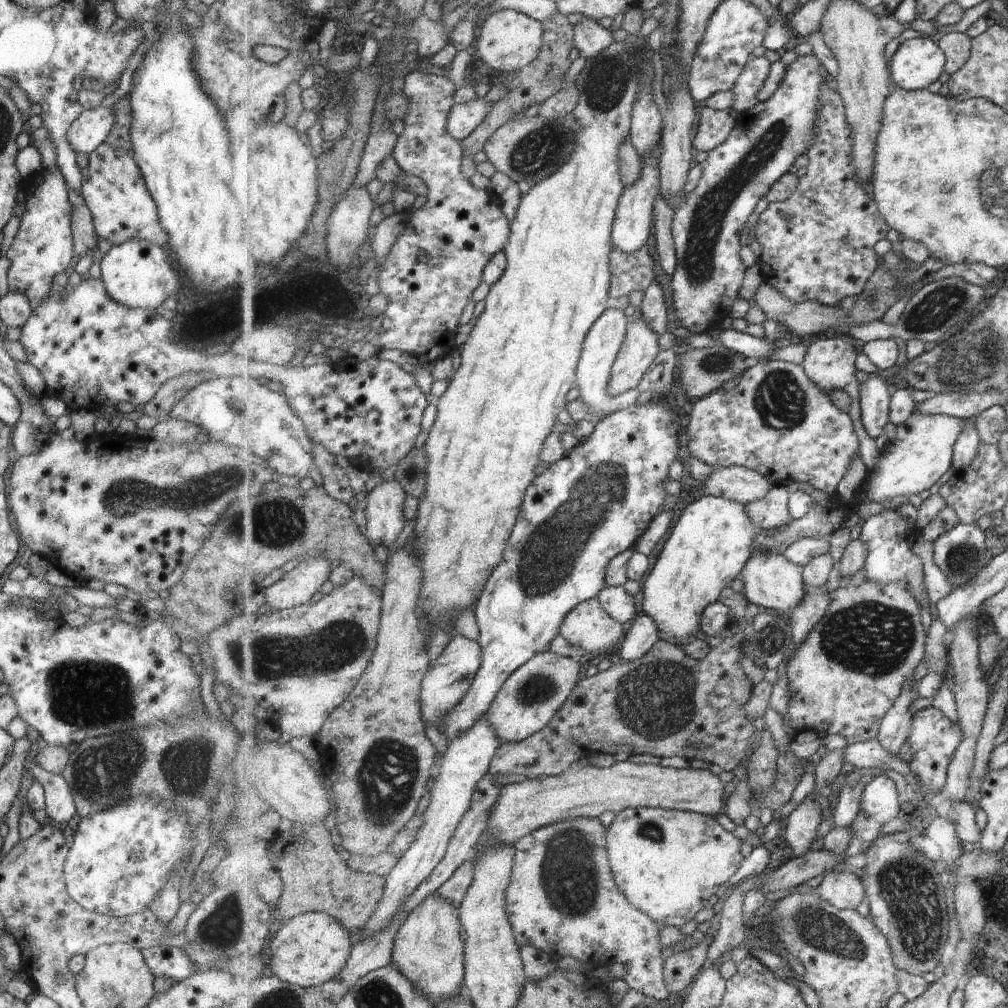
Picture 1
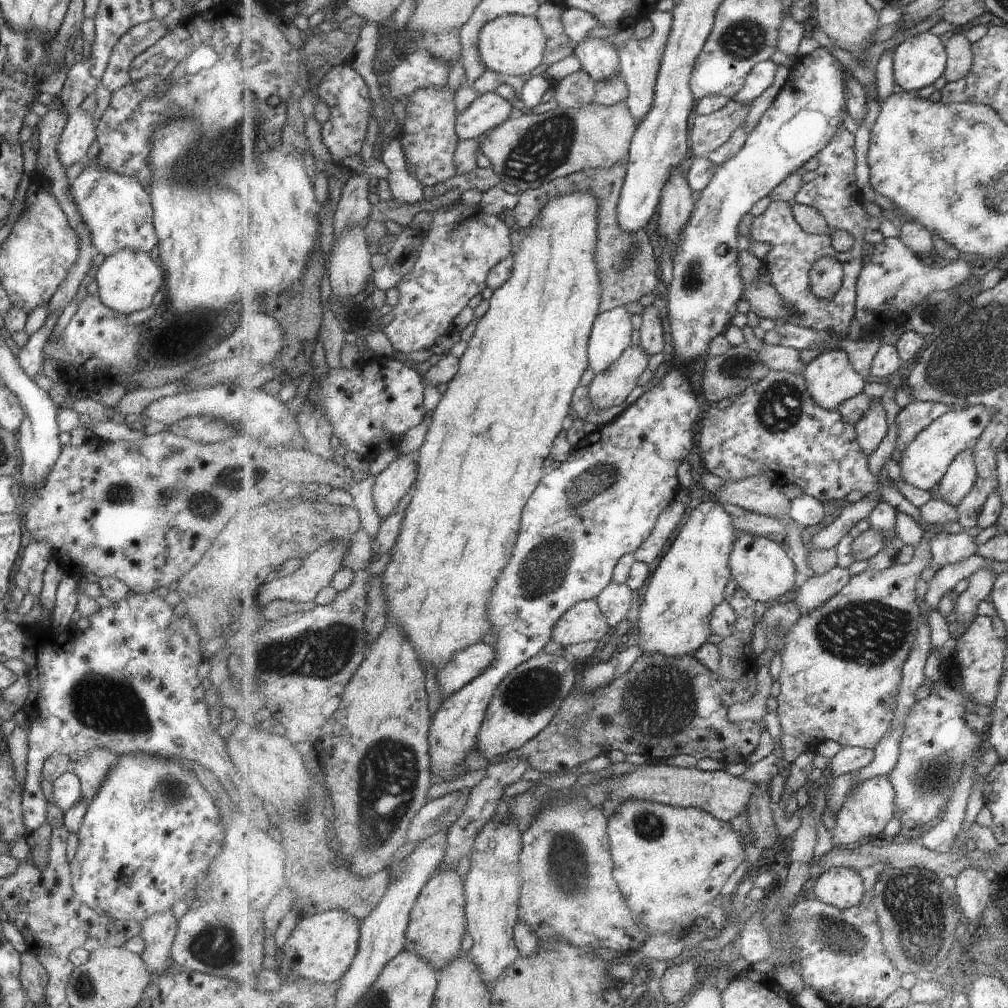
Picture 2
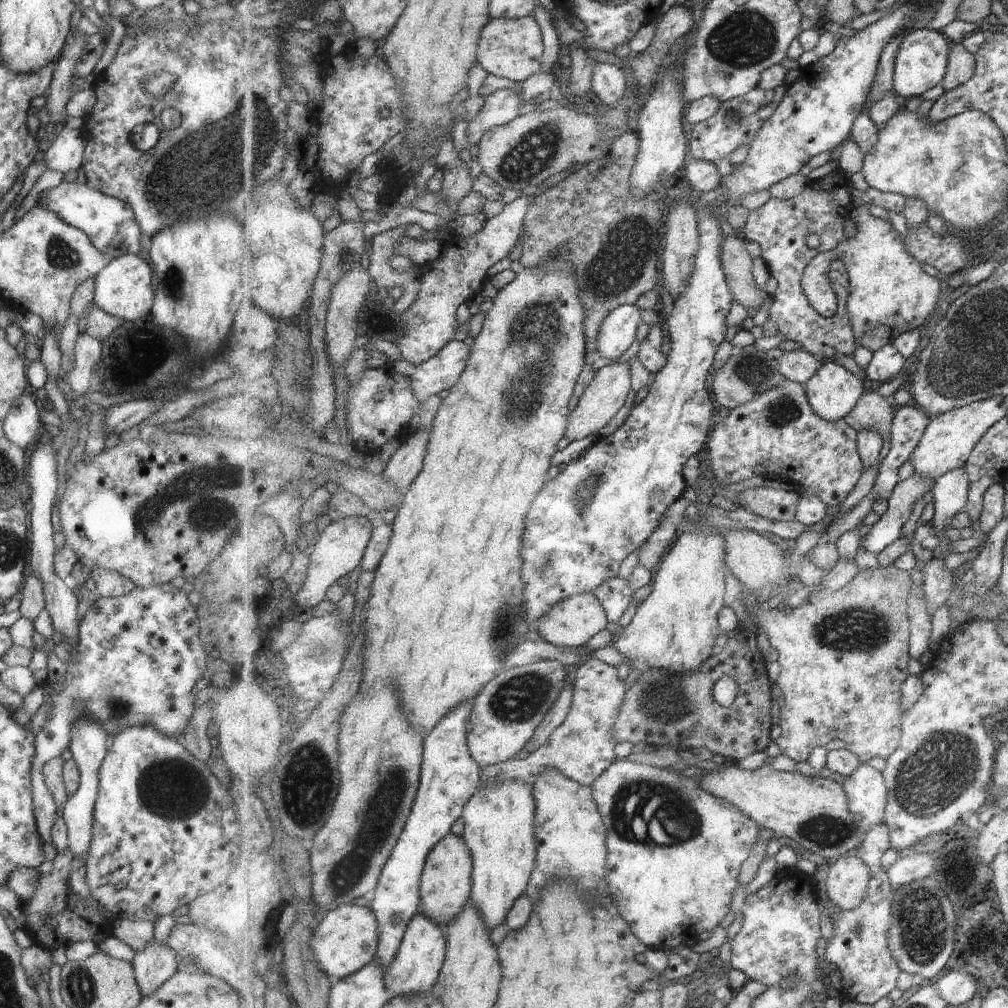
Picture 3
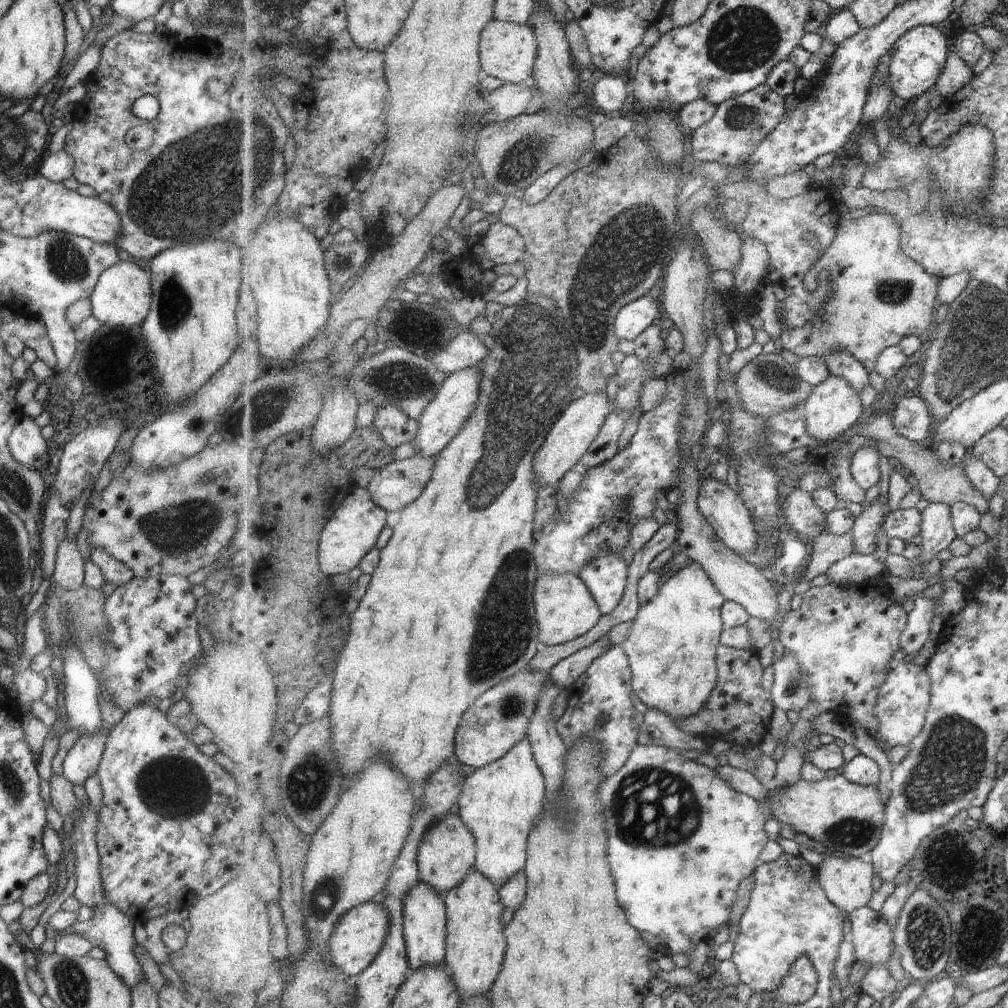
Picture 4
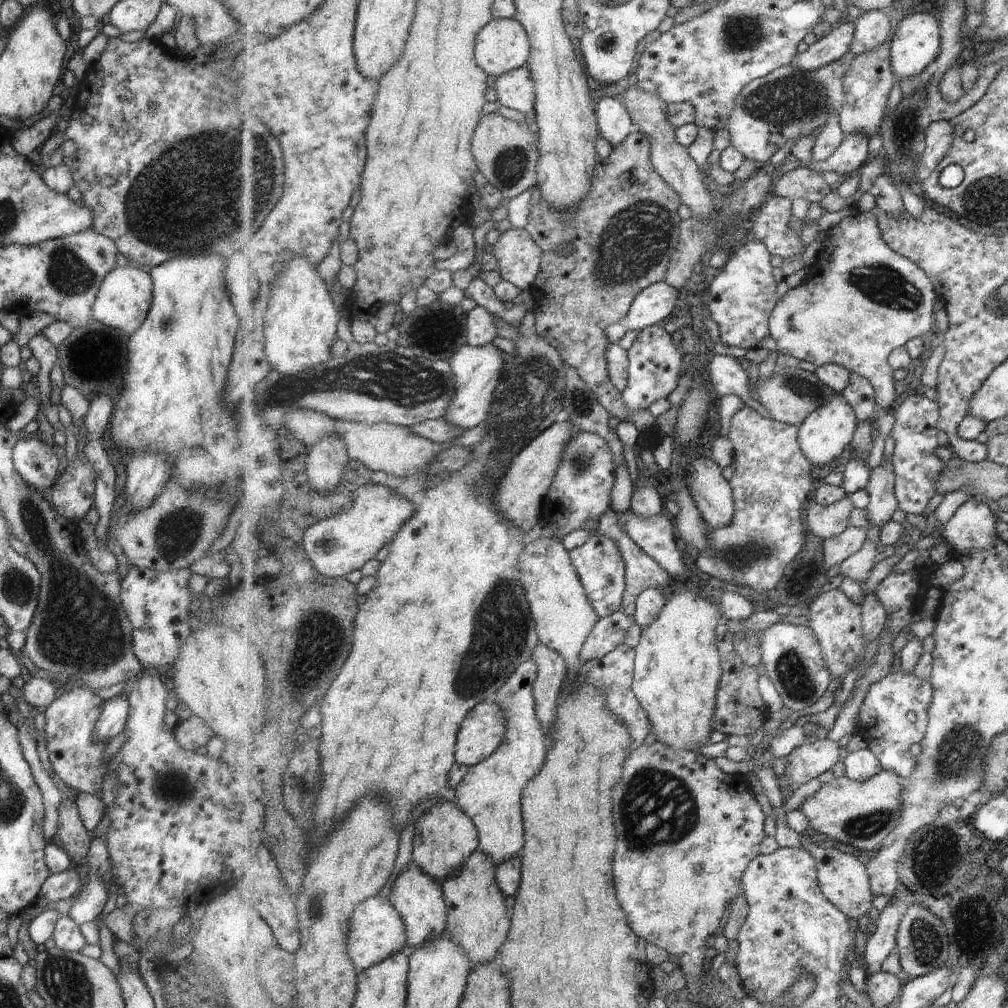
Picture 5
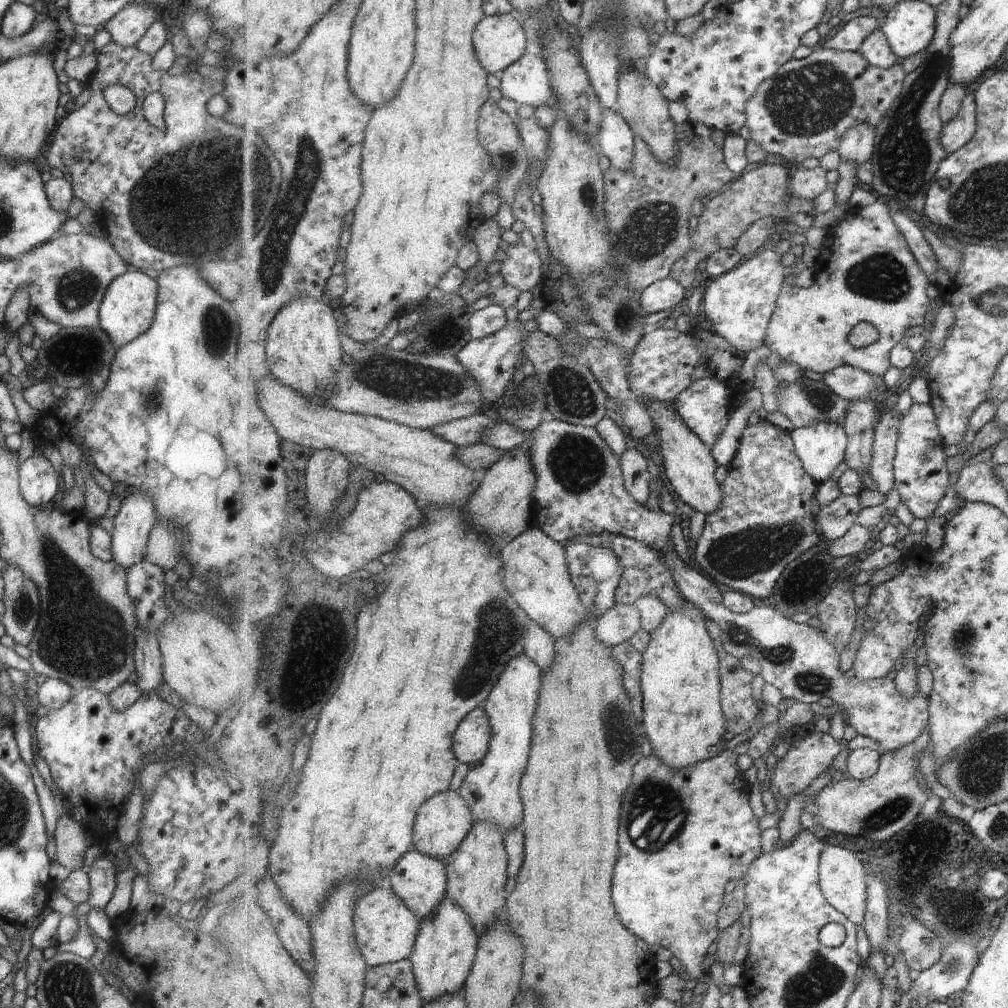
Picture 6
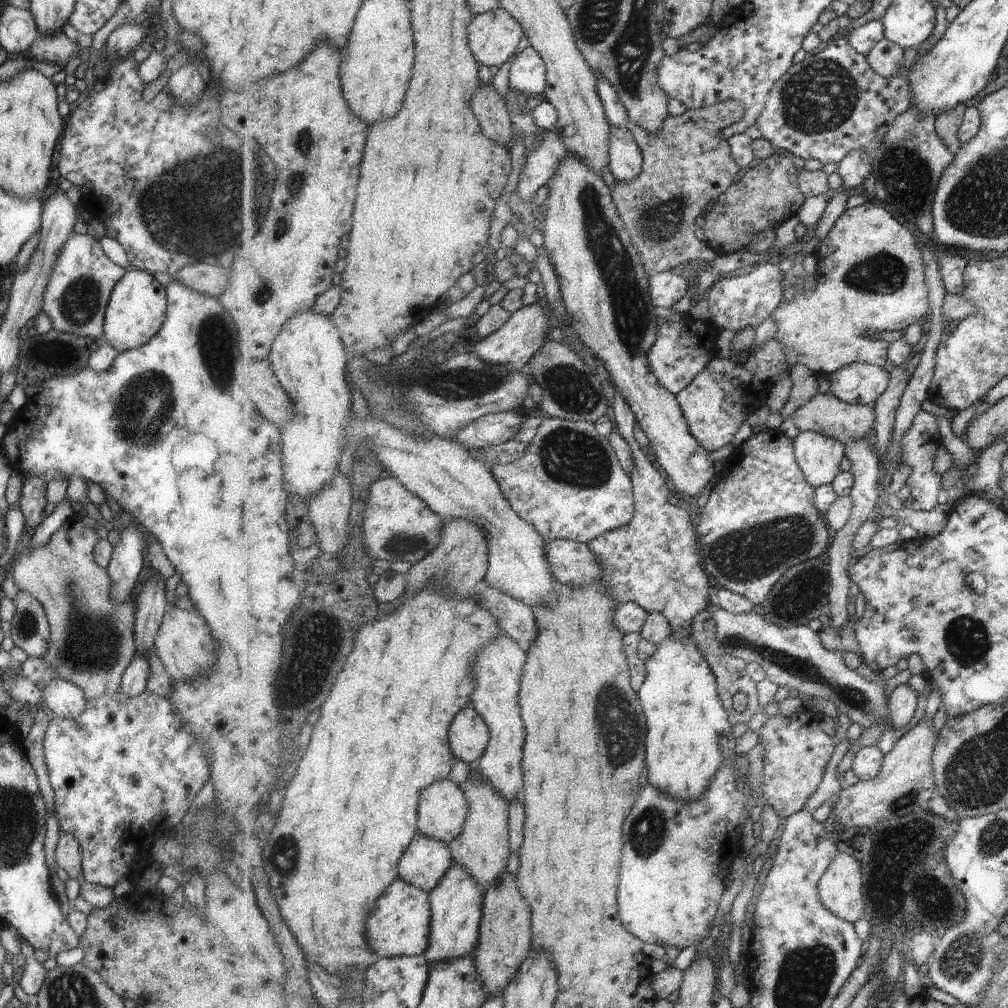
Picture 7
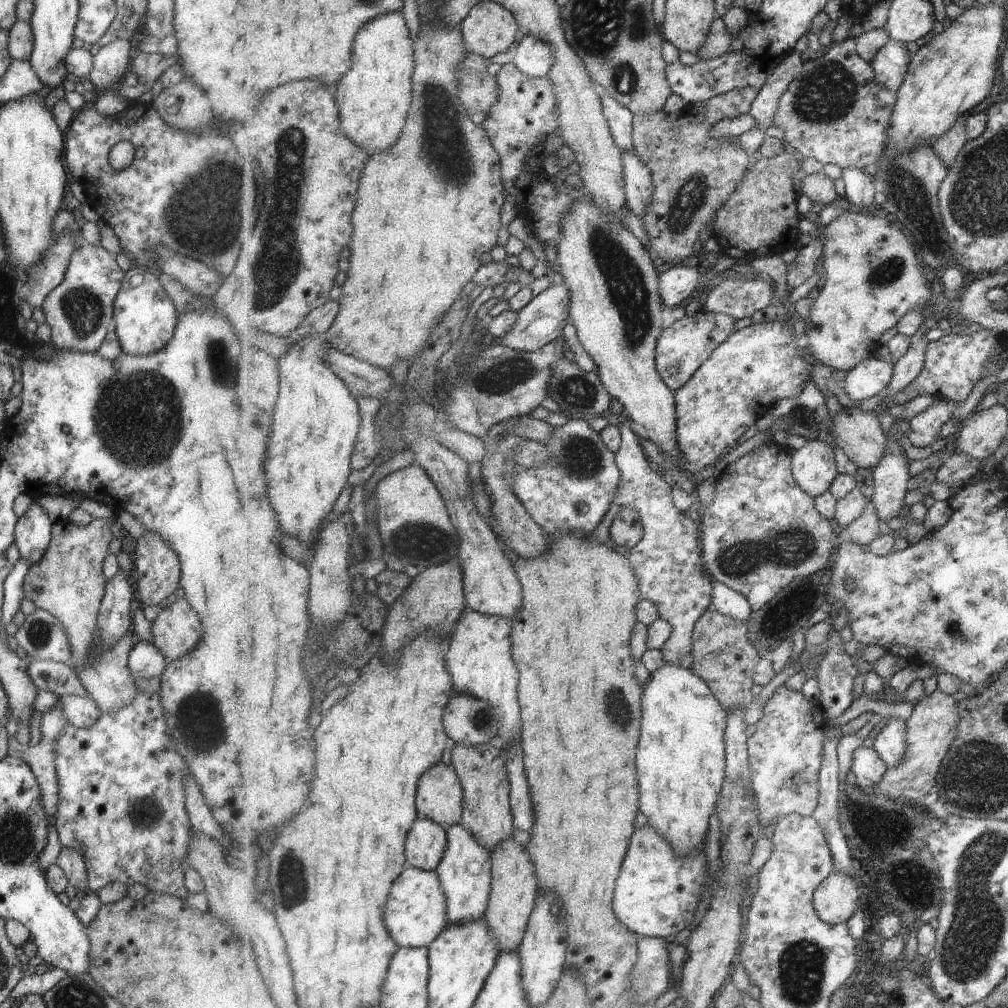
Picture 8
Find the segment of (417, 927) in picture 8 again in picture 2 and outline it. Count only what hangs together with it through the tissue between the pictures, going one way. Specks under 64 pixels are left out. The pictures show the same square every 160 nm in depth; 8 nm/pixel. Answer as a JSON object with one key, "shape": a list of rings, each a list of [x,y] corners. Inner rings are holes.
{"shape":[[[333,909],[300,918],[291,932],[283,955],[288,956],[288,965],[302,977],[315,983],[334,982],[337,984],[350,970],[360,950],[362,922],[346,910]]]}

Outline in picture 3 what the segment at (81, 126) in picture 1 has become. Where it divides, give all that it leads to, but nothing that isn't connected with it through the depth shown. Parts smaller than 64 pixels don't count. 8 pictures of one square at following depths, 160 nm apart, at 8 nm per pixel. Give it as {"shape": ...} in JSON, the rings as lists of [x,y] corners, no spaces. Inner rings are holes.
{"shape":[[[63,128],[42,154],[46,168],[57,170],[61,174],[77,170],[83,160],[85,142],[85,135],[81,134],[81,129]]]}

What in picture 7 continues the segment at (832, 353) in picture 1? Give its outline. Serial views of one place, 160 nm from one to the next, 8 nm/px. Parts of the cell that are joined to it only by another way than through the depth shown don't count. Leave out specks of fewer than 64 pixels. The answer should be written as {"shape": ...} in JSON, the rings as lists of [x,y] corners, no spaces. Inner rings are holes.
{"shape":[[[805,431],[794,439],[794,444],[797,464],[800,464],[805,478],[815,488],[832,484],[837,476],[842,473],[841,460],[846,456],[846,448],[842,442],[815,431]]]}

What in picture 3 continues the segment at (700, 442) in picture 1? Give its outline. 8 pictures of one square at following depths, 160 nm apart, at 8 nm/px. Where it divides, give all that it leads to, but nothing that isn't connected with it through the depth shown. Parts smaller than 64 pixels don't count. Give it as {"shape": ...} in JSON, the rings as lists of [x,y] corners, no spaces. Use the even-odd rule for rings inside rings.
{"shape":[[[787,378],[781,386],[759,394],[744,406],[730,410],[729,415],[714,426],[705,449],[704,455],[711,461],[713,473],[725,482],[743,482],[762,471],[795,484],[797,488],[794,490],[801,495],[819,496],[829,507],[843,504],[856,491],[866,470],[858,449],[857,430],[844,419],[830,422],[820,418],[809,403],[805,386]]]}

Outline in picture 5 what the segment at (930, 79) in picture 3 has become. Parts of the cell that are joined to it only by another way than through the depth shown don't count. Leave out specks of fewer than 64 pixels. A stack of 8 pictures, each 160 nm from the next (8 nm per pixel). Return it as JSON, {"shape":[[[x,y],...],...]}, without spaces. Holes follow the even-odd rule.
{"shape":[[[927,12],[907,13],[894,28],[890,59],[900,78],[921,74],[941,50],[939,22]]]}

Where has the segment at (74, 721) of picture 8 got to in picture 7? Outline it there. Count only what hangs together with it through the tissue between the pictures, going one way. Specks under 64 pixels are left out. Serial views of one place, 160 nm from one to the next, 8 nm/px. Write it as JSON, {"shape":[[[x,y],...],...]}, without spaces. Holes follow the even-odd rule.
{"shape":[[[55,679],[48,685],[37,688],[40,690],[40,700],[47,704],[55,717],[76,717],[84,709],[87,699],[82,690],[69,681]]]}

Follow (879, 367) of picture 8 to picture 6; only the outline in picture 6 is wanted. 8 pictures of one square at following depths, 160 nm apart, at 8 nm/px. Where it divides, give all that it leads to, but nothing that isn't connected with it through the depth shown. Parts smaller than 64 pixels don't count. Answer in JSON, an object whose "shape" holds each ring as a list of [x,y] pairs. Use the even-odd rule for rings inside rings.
{"shape":[[[843,365],[824,374],[824,381],[848,401],[878,399],[882,380],[853,365]]]}

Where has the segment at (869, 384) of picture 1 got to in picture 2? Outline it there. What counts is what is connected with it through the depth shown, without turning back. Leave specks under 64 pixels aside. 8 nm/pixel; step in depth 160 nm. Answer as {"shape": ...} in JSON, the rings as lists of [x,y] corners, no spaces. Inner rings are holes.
{"shape":[[[873,398],[872,407],[855,426],[861,448],[867,456],[872,455],[887,436],[889,422],[880,398]]]}

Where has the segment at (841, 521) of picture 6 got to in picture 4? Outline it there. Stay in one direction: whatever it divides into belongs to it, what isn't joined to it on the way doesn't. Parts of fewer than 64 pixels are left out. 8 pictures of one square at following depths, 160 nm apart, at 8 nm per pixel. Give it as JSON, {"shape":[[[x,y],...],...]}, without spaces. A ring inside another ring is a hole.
{"shape":[[[788,488],[783,492],[786,524],[811,539],[826,532],[828,514],[813,500],[812,493],[801,488]]]}

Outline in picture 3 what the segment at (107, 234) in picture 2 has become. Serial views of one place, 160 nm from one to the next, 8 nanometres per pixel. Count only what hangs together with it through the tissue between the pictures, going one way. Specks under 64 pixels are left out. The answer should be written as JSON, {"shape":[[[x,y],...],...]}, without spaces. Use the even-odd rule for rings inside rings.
{"shape":[[[61,181],[57,186],[45,189],[39,194],[38,204],[45,207],[49,212],[55,213],[57,218],[66,222],[69,226],[82,230],[91,241],[91,244],[108,259],[118,257],[122,254],[136,254],[144,247],[141,242],[141,233],[134,219],[133,209],[122,200],[107,196],[98,190],[89,188],[85,184],[77,184],[75,181]]]}

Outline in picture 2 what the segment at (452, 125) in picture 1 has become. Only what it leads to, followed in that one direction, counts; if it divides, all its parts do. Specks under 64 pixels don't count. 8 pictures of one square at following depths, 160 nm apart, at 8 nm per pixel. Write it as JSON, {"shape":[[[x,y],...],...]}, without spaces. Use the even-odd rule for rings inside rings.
{"shape":[[[483,93],[456,120],[456,131],[463,141],[477,139],[511,118],[513,106],[496,93]]]}

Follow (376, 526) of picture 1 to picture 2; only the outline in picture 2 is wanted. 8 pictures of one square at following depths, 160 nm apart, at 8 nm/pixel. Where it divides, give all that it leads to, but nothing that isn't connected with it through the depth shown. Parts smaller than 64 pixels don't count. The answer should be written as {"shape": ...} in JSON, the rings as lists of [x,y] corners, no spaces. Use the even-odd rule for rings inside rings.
{"shape":[[[420,448],[399,453],[393,462],[381,472],[373,485],[375,510],[381,520],[395,512],[399,502],[409,494],[419,472]]]}

